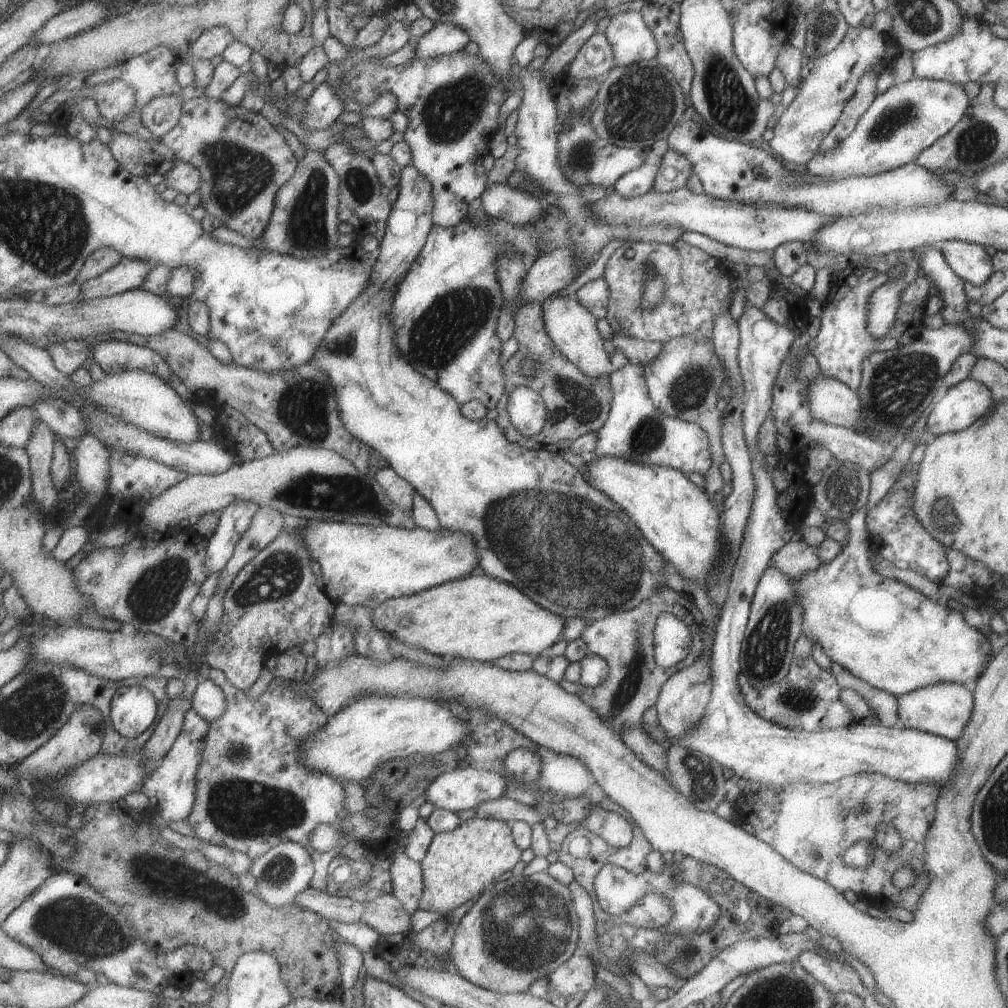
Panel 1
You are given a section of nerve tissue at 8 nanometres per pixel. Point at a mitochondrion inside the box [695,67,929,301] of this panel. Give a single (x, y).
(901, 115)

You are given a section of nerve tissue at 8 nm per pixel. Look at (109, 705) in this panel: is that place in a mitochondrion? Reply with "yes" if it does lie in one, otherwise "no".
no

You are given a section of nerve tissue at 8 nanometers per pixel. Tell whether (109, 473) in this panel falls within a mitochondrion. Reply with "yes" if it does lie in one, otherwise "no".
no

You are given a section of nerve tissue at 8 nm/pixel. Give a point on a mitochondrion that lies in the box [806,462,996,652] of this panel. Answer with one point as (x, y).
(844, 490)

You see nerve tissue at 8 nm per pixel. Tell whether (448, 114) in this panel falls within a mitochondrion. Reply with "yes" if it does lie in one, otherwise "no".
yes

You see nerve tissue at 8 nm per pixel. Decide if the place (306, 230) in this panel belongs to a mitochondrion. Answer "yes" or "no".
yes

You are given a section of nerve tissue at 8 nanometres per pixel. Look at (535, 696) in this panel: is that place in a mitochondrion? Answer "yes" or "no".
no

